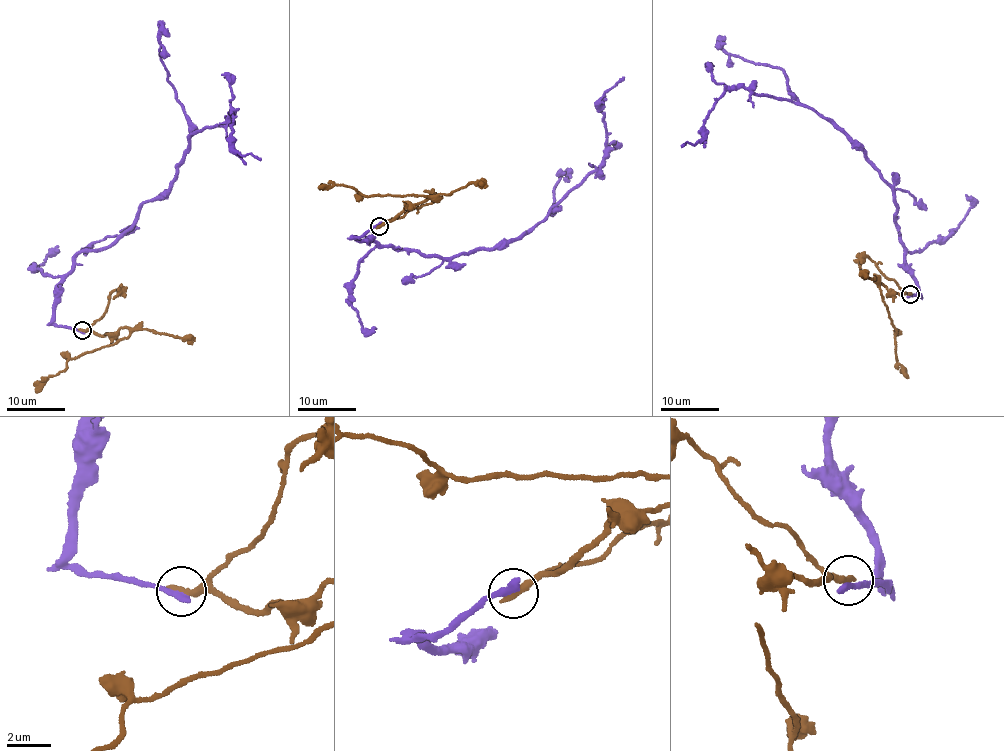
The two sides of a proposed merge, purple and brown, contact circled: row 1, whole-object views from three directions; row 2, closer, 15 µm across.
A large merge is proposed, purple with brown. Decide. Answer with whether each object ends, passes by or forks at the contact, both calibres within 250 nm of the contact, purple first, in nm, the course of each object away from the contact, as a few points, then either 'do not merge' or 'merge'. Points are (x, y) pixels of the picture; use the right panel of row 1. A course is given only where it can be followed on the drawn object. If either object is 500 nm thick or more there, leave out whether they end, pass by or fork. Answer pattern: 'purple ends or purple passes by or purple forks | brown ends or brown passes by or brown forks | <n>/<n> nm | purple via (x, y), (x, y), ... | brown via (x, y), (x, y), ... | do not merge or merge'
purple ends | brown ends | 360/380 nm | purple via (909, 294), (920, 296), (919, 285), (892, 191), (830, 120), (739, 87), (708, 114), (703, 138), (681, 146) | brown via (909, 294), (891, 293), (882, 283), (880, 289), (897, 332), (895, 356), (909, 377) | do not merge

